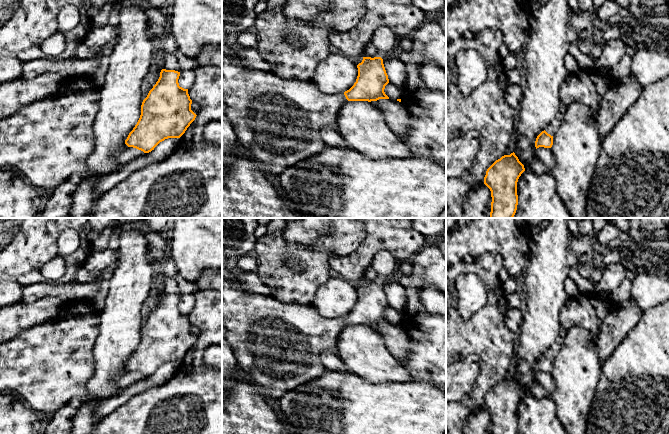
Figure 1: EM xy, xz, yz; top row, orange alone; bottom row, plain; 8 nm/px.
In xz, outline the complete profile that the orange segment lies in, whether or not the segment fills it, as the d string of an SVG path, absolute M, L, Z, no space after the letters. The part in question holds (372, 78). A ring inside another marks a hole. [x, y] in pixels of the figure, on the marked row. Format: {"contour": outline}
{"contour": "M235 57L222 58L222 95L226 116L234 128L240 148L258 163L265 174L277 176L294 164L323 151L326 145L321 139L320 130L330 127L337 131L339 110L347 101L389 99L384 92L389 79L381 57L363 57L357 68L356 82L349 90L328 95L320 92L312 82L282 79L272 72L252 70Z"}

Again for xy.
{"contour": "M161 70L158 81L142 102L141 115L137 124L125 140L128 147L149 153L165 139L180 138L195 120L197 115L191 110L192 100L188 89L179 86L179 76L178 71Z"}

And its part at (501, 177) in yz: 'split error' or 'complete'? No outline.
complete

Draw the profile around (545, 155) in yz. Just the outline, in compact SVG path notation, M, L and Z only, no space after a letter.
M539 147L536 149L536 157L547 167L547 169L553 169L555 166L555 158L551 148Z

